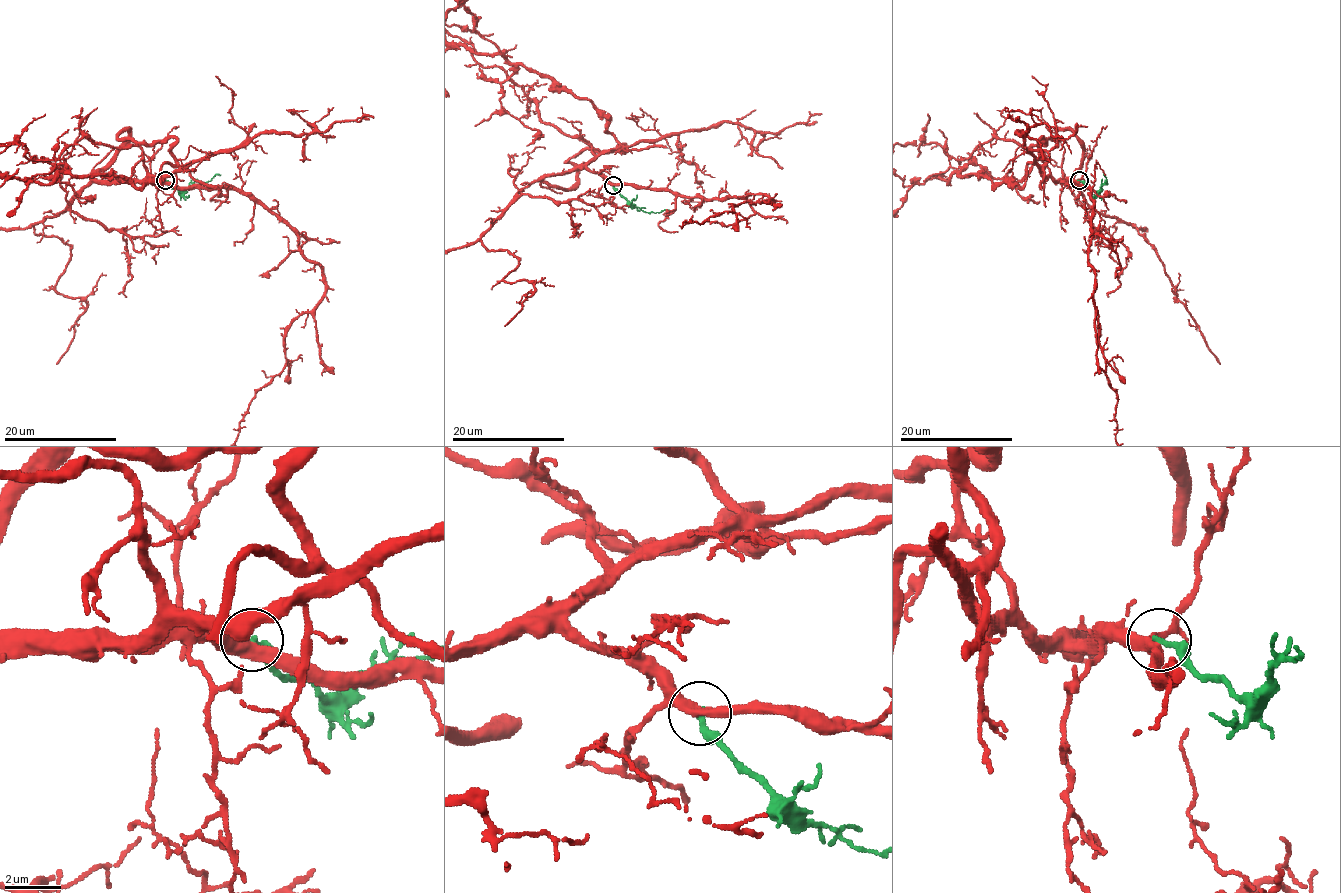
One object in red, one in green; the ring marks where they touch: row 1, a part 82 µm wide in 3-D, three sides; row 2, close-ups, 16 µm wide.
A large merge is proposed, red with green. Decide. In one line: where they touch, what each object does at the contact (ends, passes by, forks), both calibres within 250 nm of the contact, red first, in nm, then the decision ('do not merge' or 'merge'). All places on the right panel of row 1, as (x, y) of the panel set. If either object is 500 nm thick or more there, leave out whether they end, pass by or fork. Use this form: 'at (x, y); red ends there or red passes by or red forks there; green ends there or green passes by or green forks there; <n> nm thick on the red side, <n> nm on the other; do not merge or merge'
at (1079, 180); red passes by; green ends there; 440 nm thick on the red side, 240 nm on the other; do not merge

